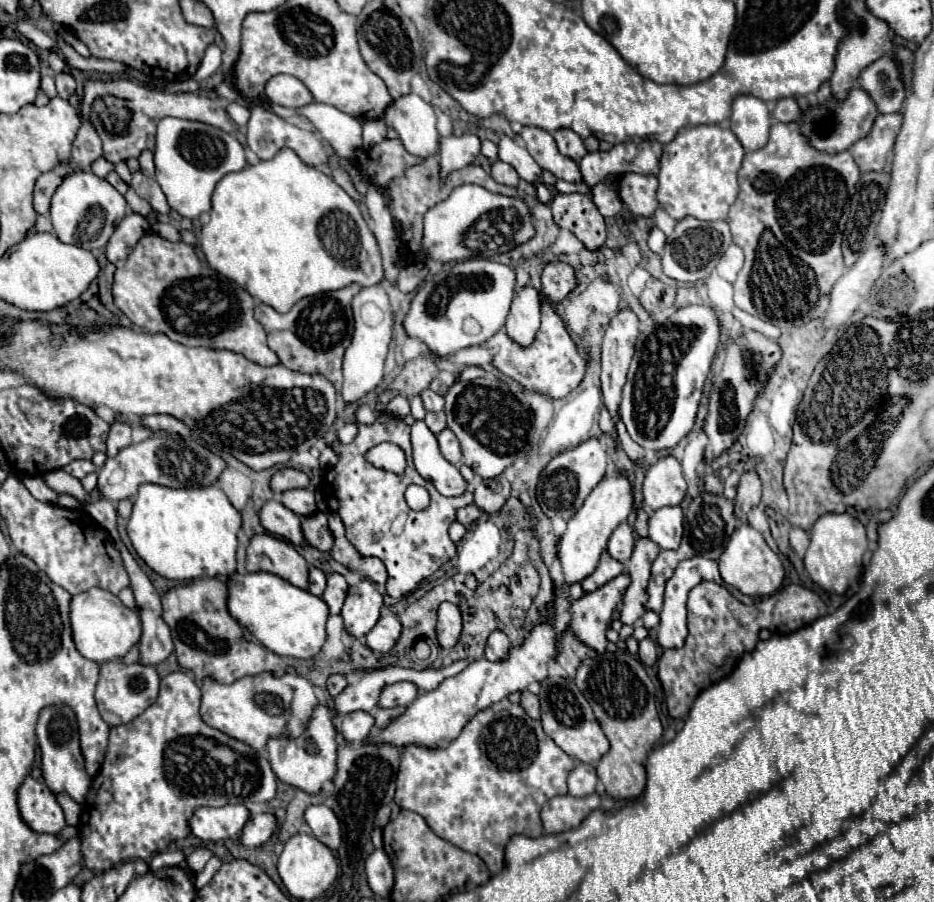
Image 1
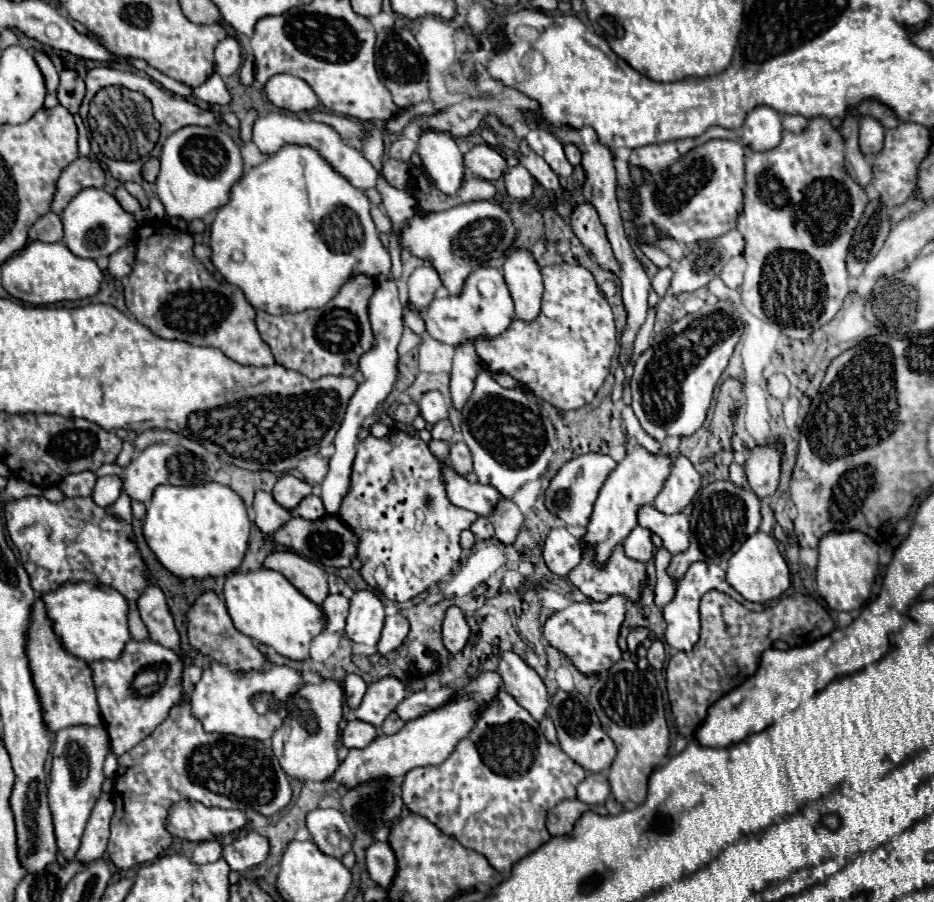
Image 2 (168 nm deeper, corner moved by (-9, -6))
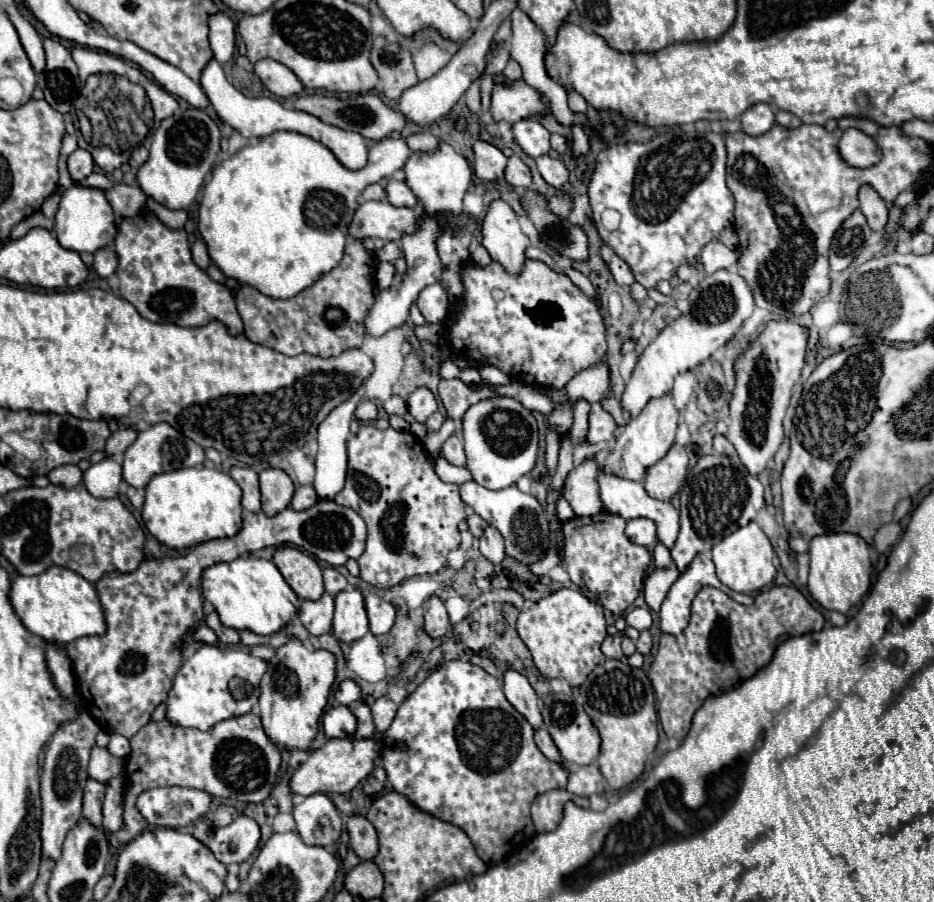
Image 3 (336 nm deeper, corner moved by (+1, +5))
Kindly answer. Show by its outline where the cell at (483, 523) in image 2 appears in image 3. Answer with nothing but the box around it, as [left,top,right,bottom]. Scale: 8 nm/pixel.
[468,513,488,537]

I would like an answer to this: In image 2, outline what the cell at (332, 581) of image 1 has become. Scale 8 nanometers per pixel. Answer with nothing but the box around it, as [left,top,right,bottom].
[322,594,348,632]

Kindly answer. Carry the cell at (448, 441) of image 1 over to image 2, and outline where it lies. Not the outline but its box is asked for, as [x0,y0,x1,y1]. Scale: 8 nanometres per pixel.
[448,442,472,476]

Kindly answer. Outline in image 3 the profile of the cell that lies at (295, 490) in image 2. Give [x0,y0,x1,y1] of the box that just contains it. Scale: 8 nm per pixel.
[260,469,294,517]

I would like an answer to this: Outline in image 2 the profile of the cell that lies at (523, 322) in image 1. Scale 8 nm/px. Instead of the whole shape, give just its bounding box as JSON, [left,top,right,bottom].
[502,246,542,320]

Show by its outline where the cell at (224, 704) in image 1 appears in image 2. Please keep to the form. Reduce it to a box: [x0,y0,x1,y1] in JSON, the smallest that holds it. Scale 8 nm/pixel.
[192,662,302,740]

